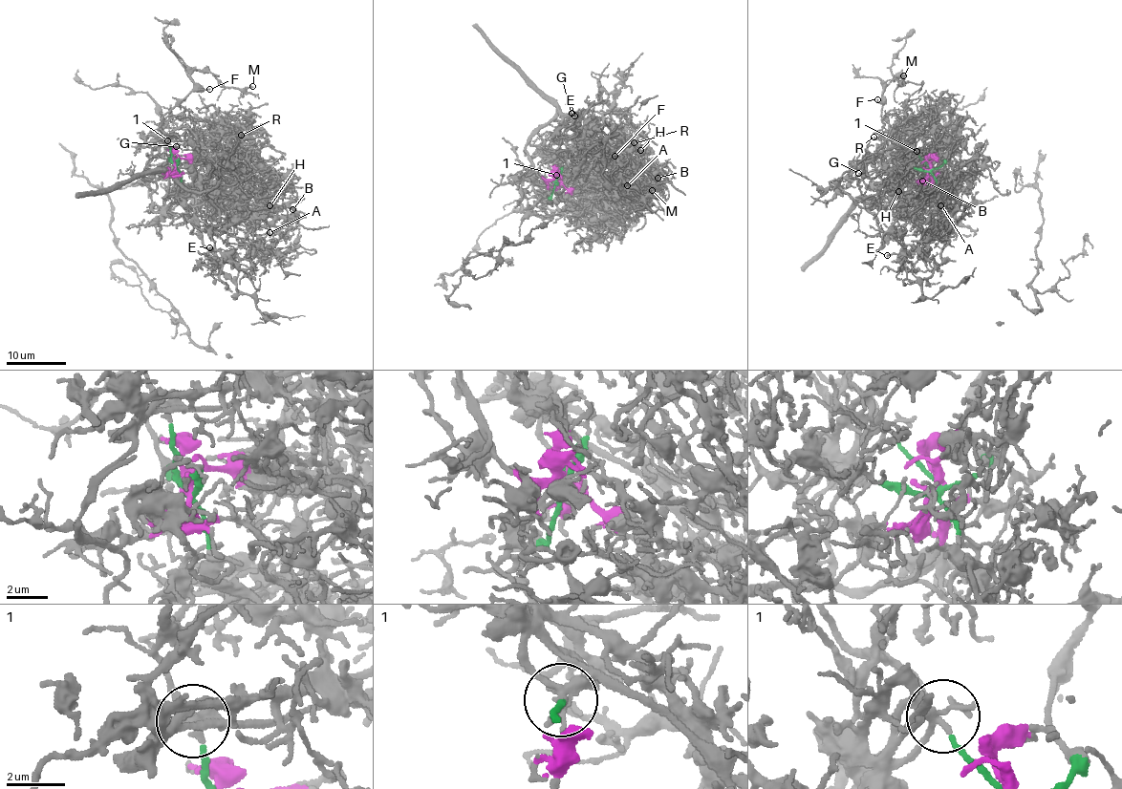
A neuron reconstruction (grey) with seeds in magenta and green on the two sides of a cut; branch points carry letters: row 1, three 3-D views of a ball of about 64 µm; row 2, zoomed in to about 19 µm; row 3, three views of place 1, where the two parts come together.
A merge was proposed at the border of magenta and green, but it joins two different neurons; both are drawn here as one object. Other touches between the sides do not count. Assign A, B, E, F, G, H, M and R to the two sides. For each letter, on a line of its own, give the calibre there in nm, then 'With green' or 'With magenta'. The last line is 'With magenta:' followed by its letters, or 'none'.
A: Thickness 160 nm. With magenta
B: Thickness 160 nm. With magenta
E: Thickness 200 nm. With magenta
F: Thickness 130 nm. With green
G: Thickness 140 nm. With magenta
H: Thickness 120 nm. With magenta
M: Thickness 190 nm. With green
R: Thickness 180 nm. With magenta
With magenta: A, B, E, G, H, R

